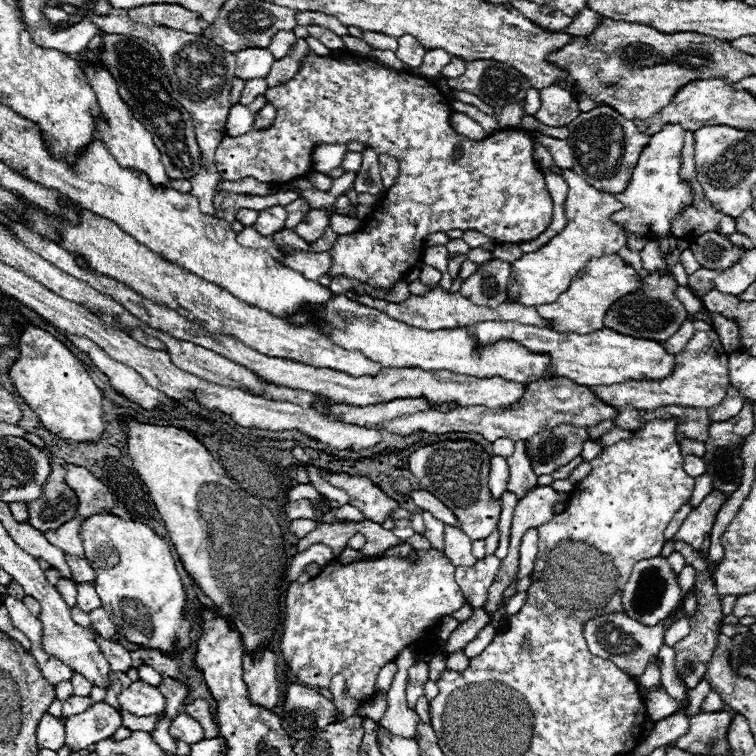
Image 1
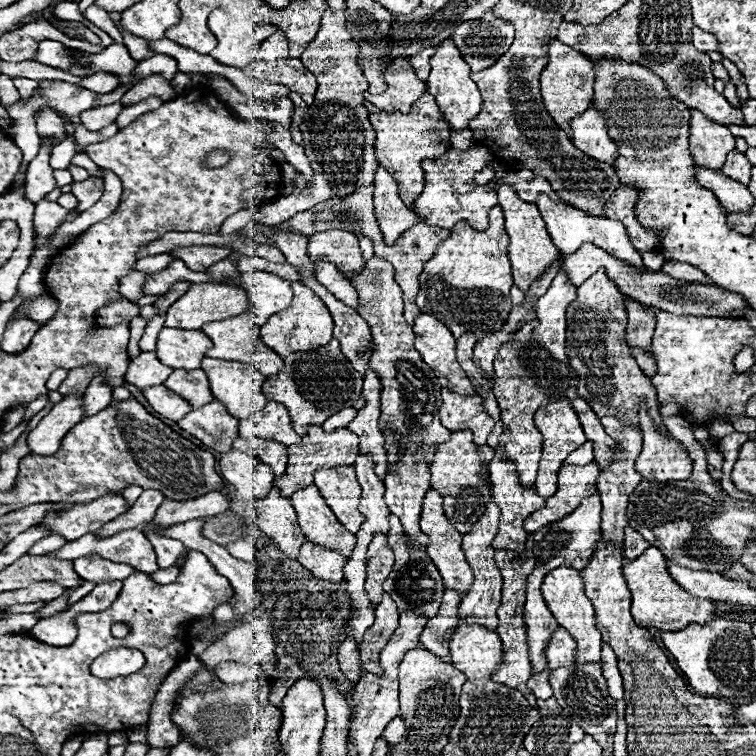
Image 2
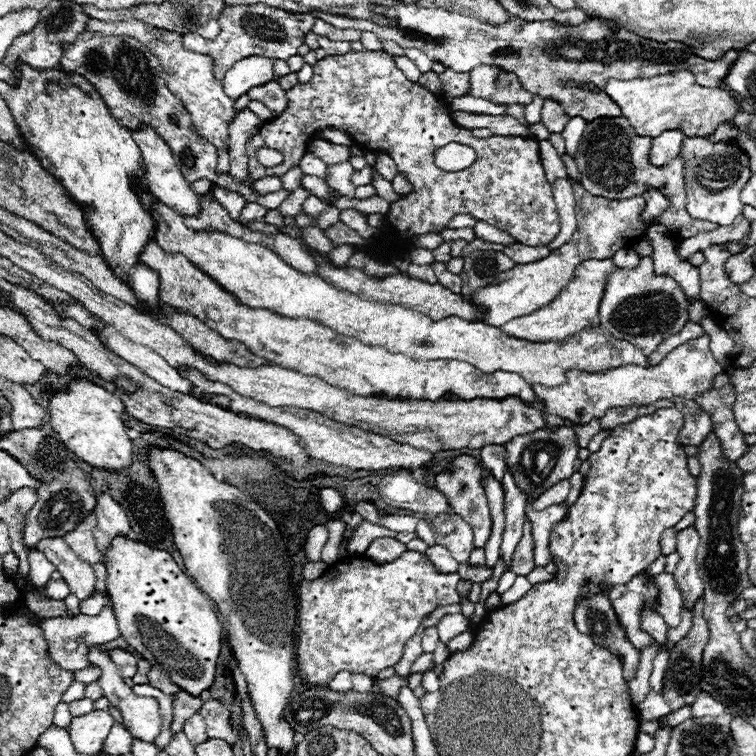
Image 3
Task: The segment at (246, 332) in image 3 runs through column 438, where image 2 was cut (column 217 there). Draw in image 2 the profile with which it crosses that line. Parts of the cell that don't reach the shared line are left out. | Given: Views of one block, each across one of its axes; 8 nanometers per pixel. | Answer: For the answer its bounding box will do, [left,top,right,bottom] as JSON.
[202,358,266,418]

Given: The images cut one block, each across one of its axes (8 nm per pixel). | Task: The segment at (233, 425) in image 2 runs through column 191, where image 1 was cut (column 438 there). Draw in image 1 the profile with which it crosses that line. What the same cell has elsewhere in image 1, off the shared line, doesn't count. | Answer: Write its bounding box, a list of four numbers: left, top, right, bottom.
[378,378,618,442]

